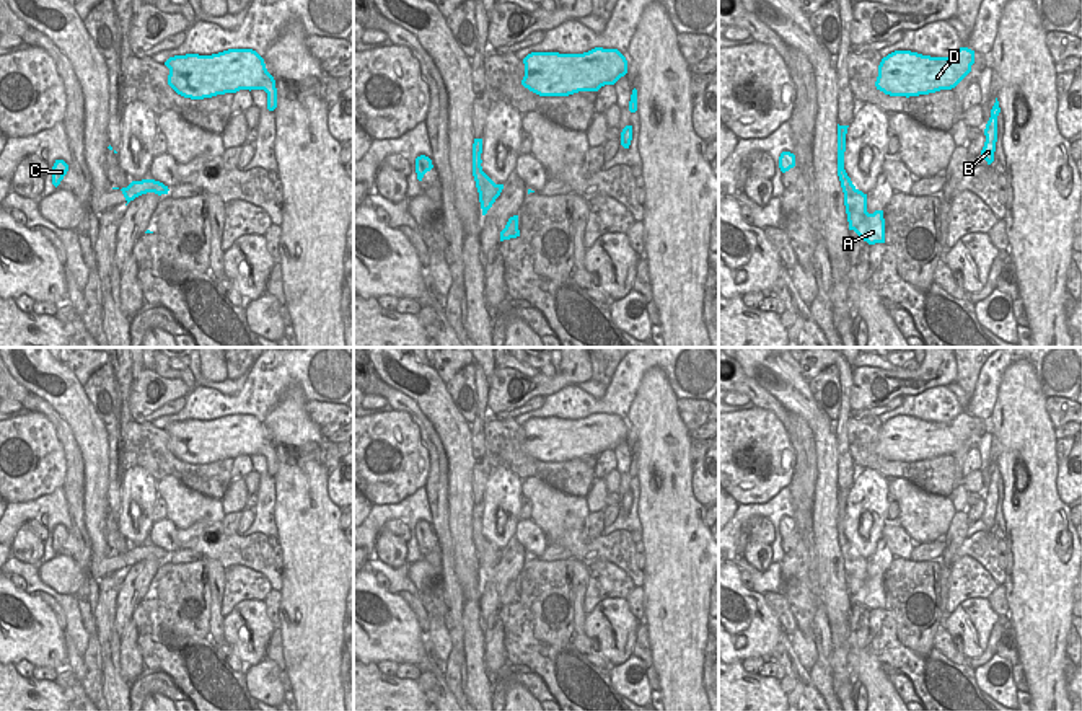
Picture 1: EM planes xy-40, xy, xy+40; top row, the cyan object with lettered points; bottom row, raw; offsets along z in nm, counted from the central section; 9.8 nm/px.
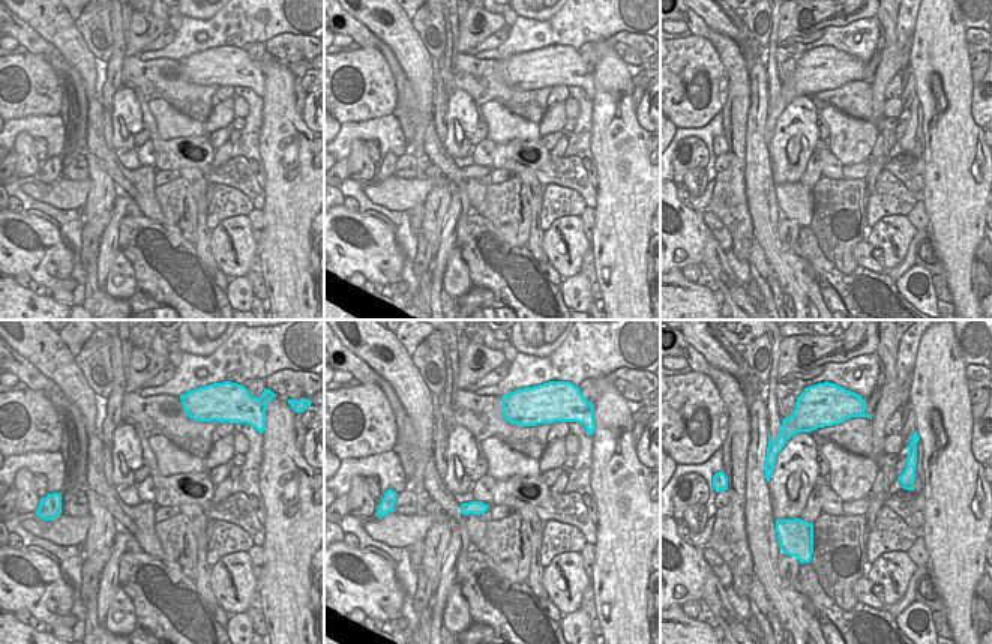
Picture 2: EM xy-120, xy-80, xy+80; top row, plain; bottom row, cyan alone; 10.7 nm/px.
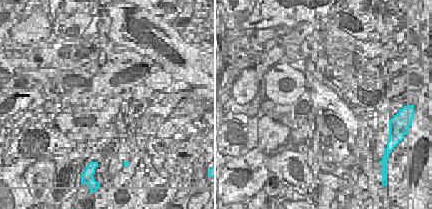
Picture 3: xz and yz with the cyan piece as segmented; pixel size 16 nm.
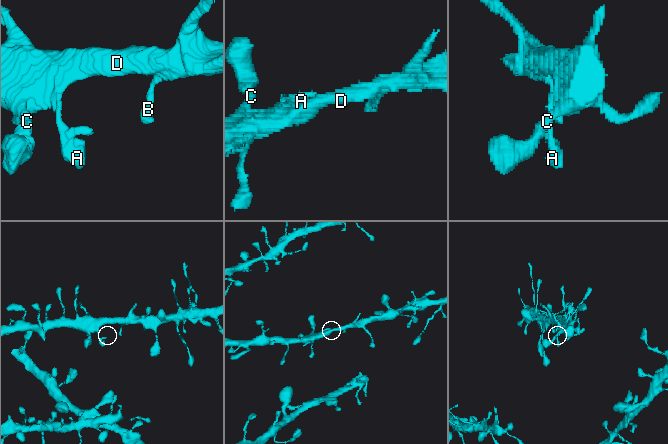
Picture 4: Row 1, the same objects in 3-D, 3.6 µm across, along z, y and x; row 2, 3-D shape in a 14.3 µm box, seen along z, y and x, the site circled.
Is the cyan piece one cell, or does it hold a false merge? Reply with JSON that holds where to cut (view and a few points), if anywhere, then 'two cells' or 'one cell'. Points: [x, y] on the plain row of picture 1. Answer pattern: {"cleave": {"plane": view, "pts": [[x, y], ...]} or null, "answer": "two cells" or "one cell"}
{"cleave": null, "answer": "one cell"}

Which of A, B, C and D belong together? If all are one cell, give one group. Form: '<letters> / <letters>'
A B C D

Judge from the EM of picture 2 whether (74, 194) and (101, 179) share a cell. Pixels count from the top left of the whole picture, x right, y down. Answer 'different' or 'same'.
different

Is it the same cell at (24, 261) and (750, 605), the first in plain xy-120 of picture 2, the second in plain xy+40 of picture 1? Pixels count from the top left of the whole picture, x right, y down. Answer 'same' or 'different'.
same

